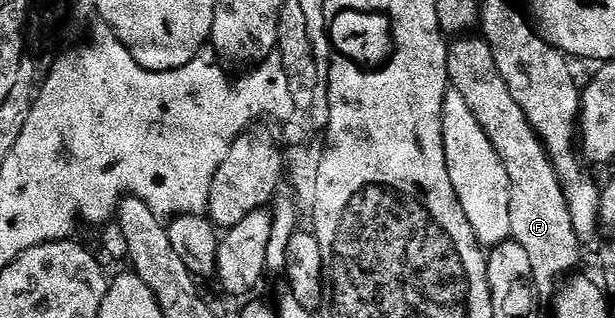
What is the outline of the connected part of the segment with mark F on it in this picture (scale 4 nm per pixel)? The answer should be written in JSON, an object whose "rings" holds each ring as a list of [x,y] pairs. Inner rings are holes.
{"rings":[[[458,35],[447,44],[449,88],[460,91],[468,111],[476,115],[476,123],[488,135],[498,158],[502,160],[504,171],[508,171],[510,184],[510,206],[512,215],[510,235],[513,241],[524,247],[528,260],[532,262],[532,279],[538,288],[539,298],[553,298],[560,282],[573,274],[582,257],[583,242],[578,240],[572,227],[572,215],[568,211],[568,199],[562,190],[554,165],[546,154],[546,147],[534,128],[528,123],[520,103],[512,99],[504,75],[492,59],[492,47],[481,35]]]}

